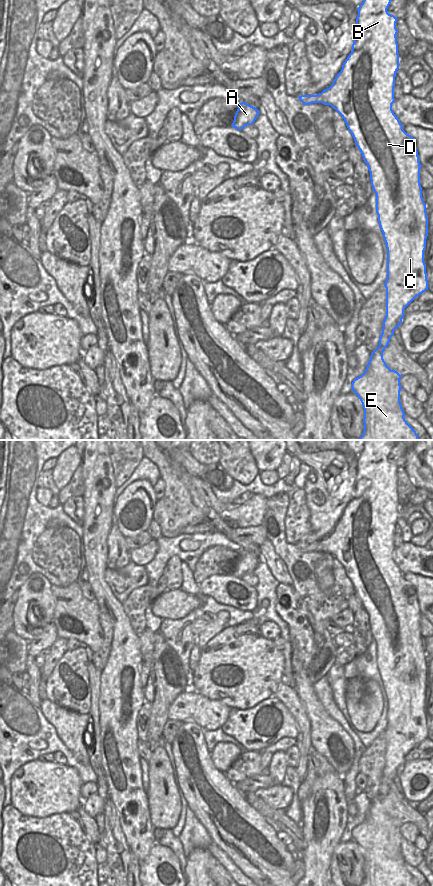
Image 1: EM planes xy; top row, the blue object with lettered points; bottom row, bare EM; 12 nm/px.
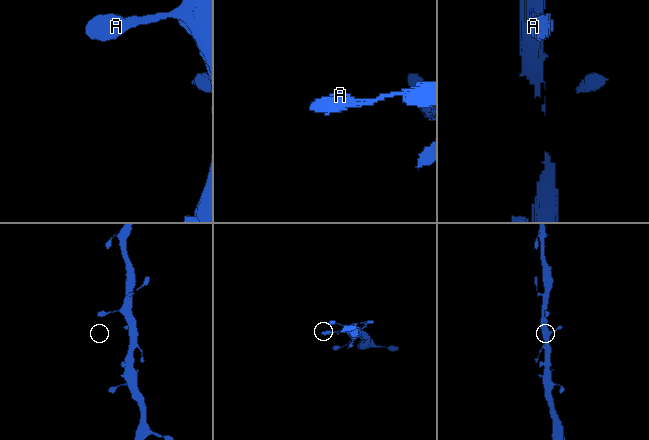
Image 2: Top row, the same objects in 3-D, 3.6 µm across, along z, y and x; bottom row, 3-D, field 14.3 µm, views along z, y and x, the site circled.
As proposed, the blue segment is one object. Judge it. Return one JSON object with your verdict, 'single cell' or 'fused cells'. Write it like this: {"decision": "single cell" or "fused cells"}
{"decision": "single cell"}

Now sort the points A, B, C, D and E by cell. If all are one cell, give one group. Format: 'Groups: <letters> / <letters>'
Groups: A B C D E

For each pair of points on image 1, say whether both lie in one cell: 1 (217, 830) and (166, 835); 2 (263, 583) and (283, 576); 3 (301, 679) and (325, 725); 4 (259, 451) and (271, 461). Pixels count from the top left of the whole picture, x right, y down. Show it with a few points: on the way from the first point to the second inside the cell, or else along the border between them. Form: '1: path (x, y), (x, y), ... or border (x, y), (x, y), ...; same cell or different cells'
1: border (192, 812), (212, 841); different cells
2: border (262, 559), (270, 573), (279, 582); different cells
3: path (305, 690), (317, 714); same cell
4: path (262, 454), (268, 461); same cell

